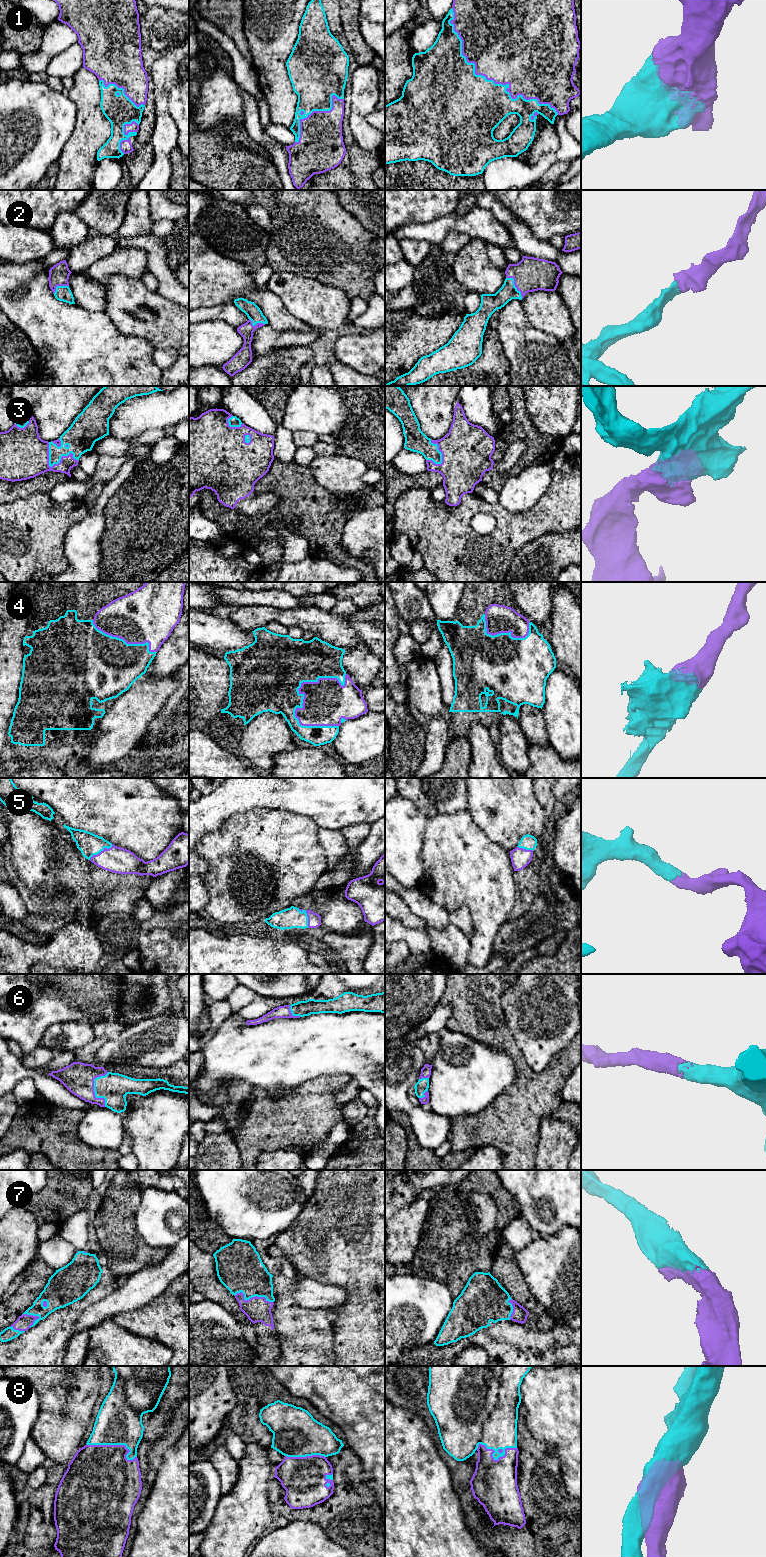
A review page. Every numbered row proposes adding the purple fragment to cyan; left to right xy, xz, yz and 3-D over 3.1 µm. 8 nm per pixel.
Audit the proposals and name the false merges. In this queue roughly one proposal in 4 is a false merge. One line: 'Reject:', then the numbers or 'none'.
Reject: none

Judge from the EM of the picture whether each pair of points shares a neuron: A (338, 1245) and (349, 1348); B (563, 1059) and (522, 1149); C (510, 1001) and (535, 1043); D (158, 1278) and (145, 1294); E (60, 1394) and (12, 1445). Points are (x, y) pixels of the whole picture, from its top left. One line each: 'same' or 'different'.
A: same
B: same
C: same
D: same
E: different

